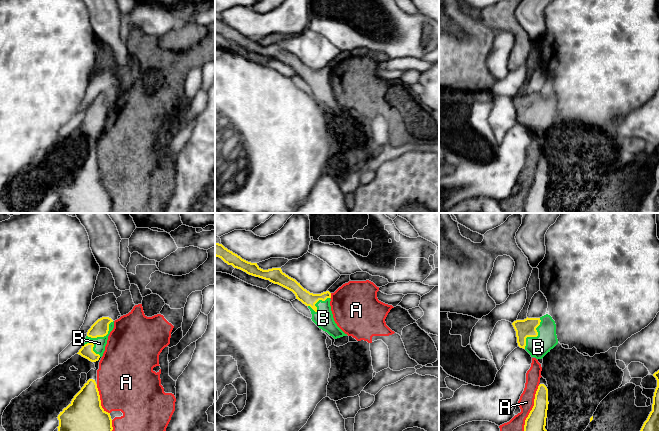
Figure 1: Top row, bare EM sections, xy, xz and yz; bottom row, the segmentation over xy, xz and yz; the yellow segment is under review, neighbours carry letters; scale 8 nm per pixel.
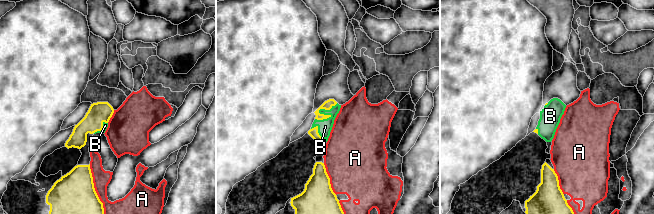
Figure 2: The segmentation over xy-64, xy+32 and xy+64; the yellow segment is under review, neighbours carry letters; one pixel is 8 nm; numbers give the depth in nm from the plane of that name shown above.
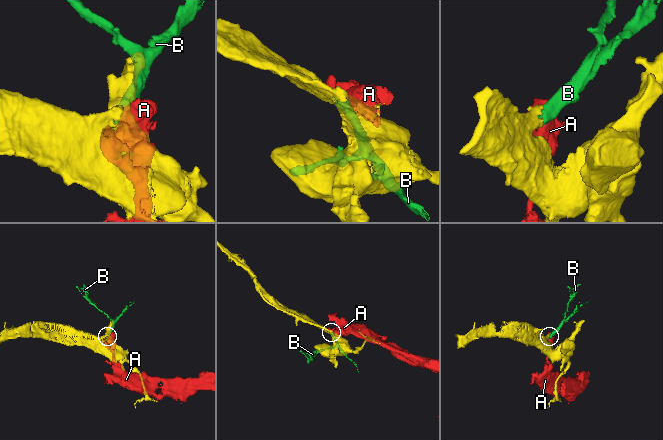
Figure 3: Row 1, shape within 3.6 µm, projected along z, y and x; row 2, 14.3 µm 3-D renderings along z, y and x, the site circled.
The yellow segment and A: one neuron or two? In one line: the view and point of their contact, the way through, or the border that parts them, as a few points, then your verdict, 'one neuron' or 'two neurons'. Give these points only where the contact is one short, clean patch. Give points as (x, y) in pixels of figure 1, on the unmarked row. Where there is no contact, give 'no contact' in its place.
yz (530, 187) | two neurons

